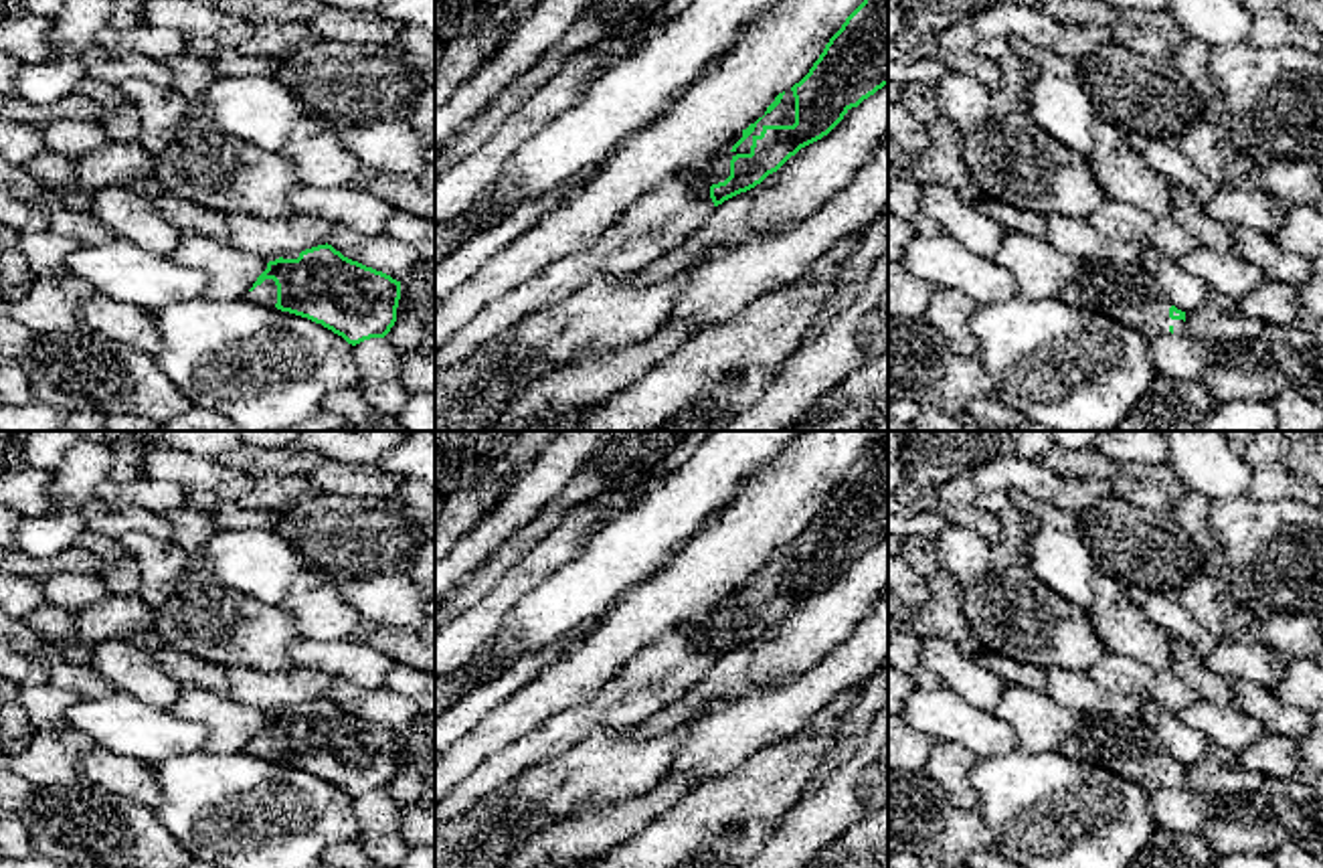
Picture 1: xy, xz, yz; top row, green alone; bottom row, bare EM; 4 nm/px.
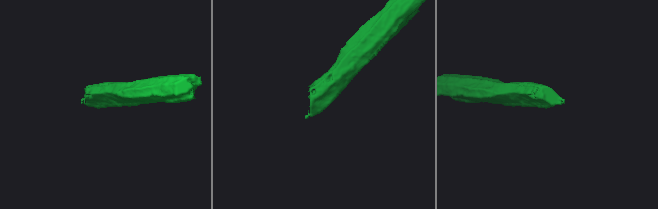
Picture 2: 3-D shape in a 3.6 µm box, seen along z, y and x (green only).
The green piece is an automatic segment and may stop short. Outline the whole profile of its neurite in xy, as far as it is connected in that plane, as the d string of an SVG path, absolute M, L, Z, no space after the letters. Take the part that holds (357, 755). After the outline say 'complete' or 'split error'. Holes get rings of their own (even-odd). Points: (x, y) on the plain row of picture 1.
M326 696L269 714L243 751L307 771L356 799L390 785L401 734Z | split error

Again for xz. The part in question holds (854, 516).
M888 431L846 471L809 526L779 546L765 569L742 583L732 603L712 617L714 660L761 637L884 538L888 538Z | split error

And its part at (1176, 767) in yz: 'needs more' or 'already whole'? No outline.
needs more

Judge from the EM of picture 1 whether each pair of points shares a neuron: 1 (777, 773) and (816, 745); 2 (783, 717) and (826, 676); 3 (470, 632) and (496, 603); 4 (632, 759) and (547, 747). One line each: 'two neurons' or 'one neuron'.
1: one neuron
2: one neuron
3: one neuron
4: two neurons

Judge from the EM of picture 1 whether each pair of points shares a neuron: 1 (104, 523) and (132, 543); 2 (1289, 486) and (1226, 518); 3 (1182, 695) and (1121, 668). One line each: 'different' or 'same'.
1: different
2: different
3: same

